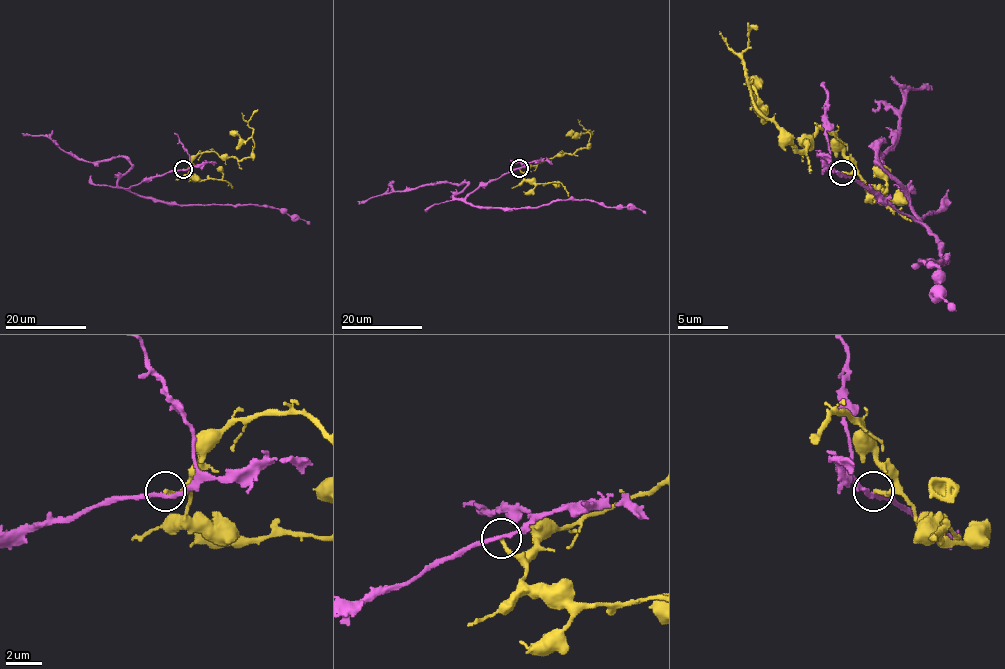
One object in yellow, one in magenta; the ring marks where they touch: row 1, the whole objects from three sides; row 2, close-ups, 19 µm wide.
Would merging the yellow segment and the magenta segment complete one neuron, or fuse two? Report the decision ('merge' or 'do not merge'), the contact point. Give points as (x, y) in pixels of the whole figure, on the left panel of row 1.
do not merge | (183, 169)

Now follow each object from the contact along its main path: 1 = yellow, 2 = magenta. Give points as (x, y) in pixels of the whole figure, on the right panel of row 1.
1: (843, 173), (853, 171), (853, 161), (830, 131), (820, 128), (802, 151), (757, 108), (742, 62), (747, 22)
2: (843, 173), (931, 232), (939, 242), (941, 262), (921, 262), (921, 259), (939, 269), (941, 297), (956, 310)

